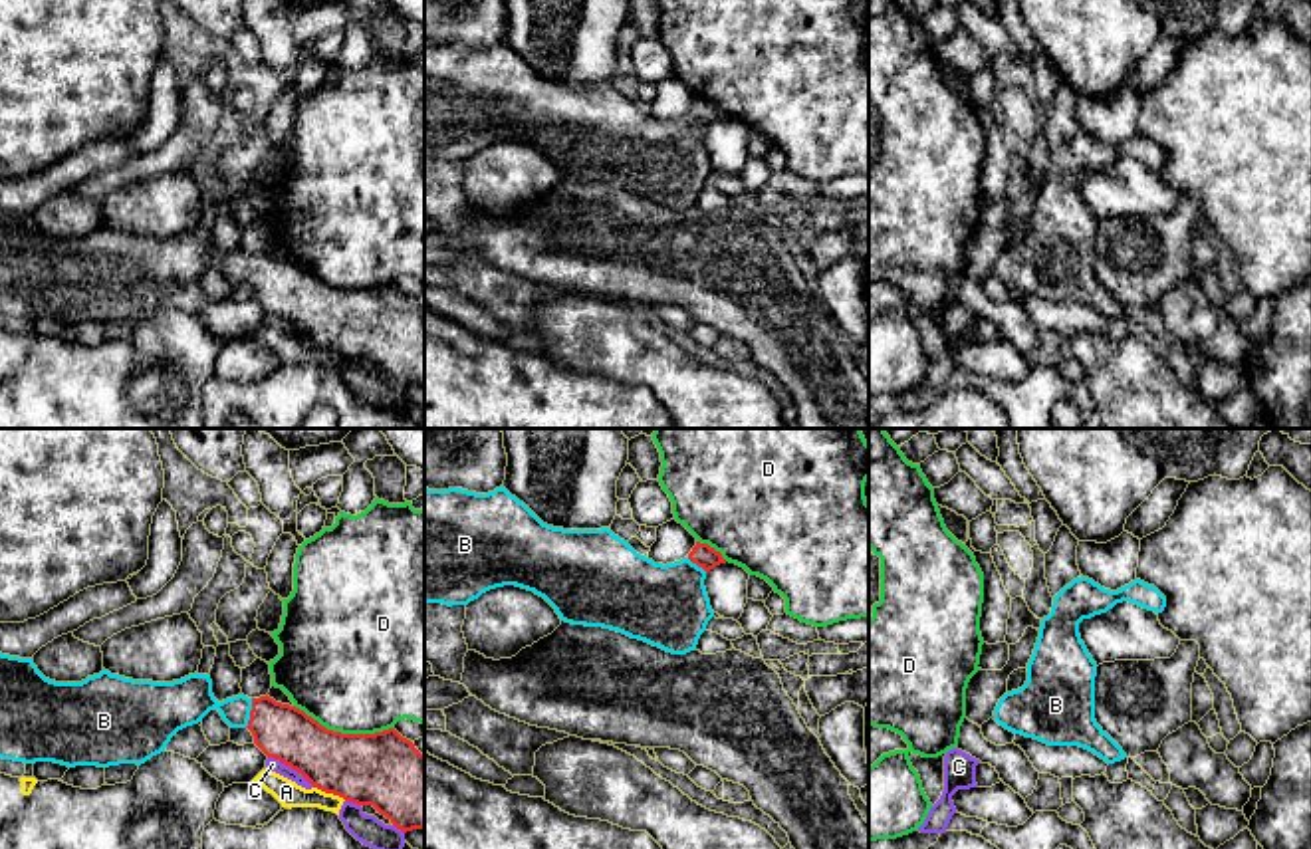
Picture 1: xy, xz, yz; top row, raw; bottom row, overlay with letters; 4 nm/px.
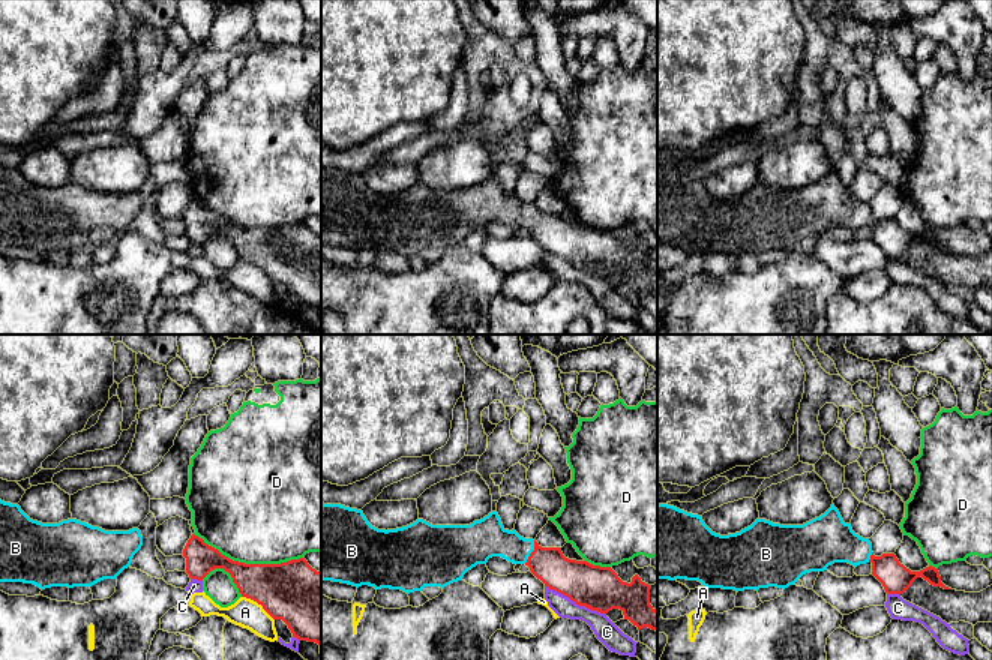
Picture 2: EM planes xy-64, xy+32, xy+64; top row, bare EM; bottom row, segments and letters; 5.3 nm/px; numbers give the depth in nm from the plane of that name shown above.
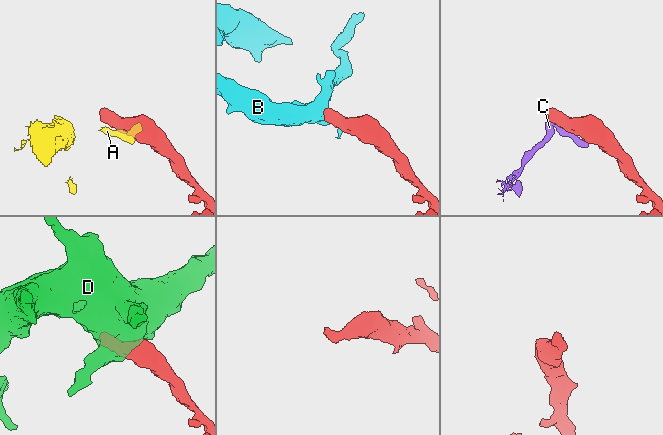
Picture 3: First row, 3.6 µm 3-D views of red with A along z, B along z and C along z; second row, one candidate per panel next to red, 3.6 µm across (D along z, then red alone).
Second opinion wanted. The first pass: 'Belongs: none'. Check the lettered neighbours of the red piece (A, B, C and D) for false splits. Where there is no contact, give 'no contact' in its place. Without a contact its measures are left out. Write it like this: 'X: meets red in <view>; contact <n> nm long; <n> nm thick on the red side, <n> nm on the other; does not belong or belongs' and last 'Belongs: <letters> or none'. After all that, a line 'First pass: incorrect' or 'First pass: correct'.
A: meets red in xy; contact 150 nm long; 300 nm thick on the red side, 100 nm on the other; does not belong
B: meets red in xy; contact 120 nm long; 220 nm thick on the red side, 180 nm on the other; belongs
C: meets red in xy; contact 150 nm long; 260 nm thick on the red side, 50 nm on the other; does not belong
D: meets red in xy; contact 420 nm long; 300 nm thick on the red side, 480 nm on the other; does not belong
Belongs: B
First pass: incorrect

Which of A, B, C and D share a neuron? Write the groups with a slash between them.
A / B / C / D

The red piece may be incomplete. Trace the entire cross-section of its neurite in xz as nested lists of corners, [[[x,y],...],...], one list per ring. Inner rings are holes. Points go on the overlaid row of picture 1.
[[[504,486],[488,494],[462,488],[424,488],[424,603],[468,605],[490,589],[516,585],[543,597],[565,623],[611,629],[666,653],[686,655],[696,649],[714,617],[704,579],[720,563],[726,563],[722,553],[700,542],[684,559],[662,565],[637,553],[609,528],[563,530],[547,526]]]

